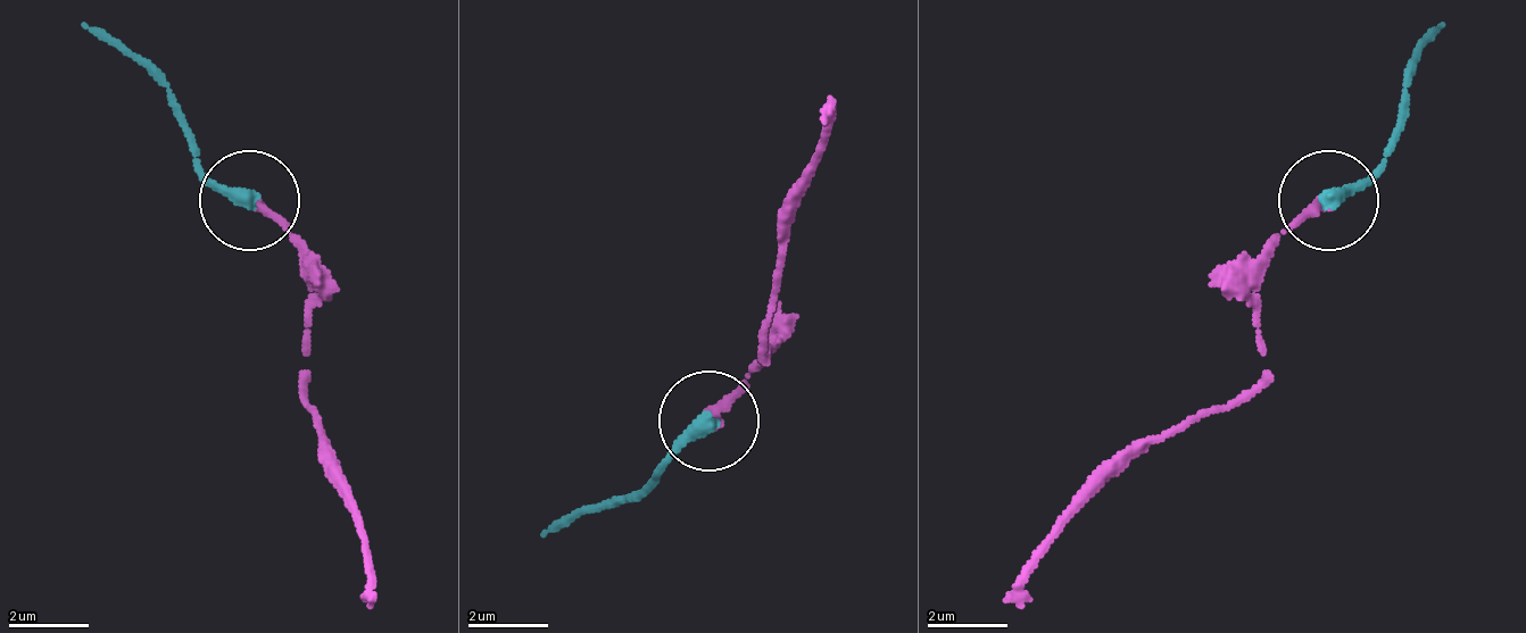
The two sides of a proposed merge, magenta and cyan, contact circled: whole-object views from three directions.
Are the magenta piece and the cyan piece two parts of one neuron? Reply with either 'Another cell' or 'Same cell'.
Same cell

